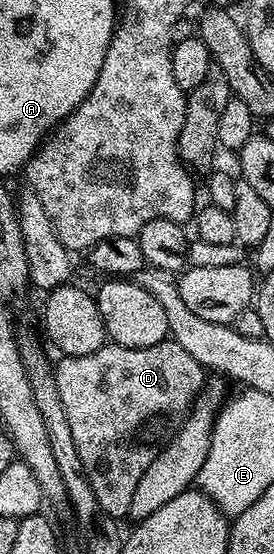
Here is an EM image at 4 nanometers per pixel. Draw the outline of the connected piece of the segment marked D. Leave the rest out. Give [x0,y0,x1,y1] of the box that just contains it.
[54,339,205,519]

